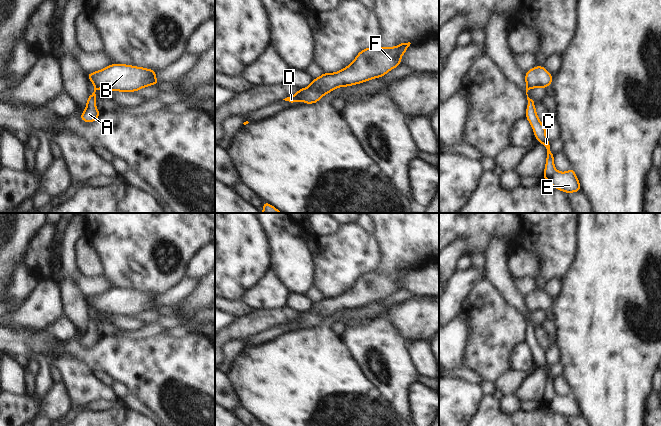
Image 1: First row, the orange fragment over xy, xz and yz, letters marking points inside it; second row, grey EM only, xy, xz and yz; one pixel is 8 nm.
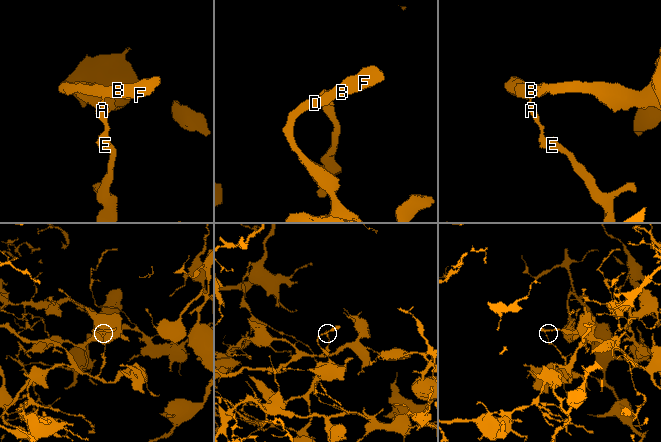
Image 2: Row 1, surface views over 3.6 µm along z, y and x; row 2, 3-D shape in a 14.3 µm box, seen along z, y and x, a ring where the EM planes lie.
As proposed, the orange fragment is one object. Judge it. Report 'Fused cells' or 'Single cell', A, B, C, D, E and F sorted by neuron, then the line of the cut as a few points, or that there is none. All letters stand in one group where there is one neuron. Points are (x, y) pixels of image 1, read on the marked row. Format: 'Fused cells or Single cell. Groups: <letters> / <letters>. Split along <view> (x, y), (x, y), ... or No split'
Fused cells. Groups: A C E / B D F. Split along xy (94, 85), (98, 89).

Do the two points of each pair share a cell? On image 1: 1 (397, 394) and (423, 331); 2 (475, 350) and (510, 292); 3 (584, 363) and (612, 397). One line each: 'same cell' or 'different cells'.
1: different cells
2: different cells
3: same cell

